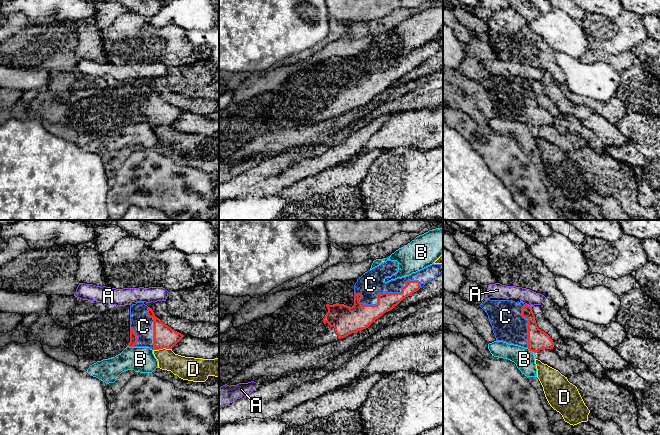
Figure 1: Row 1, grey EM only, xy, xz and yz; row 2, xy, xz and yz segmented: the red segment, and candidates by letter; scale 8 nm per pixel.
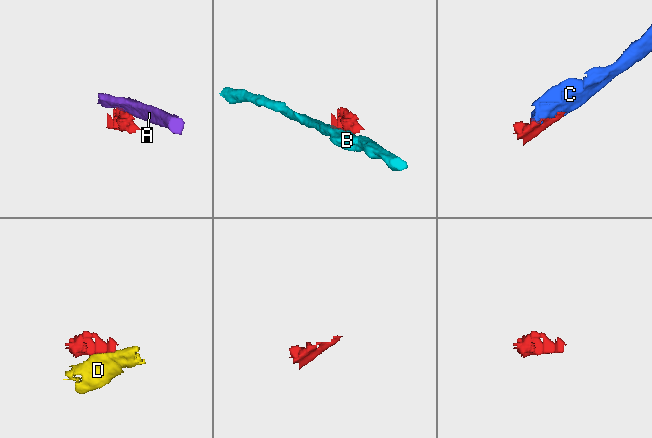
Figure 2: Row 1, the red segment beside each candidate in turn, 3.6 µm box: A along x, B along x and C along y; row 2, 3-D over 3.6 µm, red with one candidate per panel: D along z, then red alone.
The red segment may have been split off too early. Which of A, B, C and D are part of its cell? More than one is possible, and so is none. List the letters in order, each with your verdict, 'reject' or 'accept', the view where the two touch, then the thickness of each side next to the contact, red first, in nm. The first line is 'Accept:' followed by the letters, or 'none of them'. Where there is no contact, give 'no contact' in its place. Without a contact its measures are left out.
Accept: C
A: reject; contact in yz; calibres 130 and 120 nm
B: reject; contact in yz; calibres 160 and 160 nm
C: accept; contact in xz; calibres 200 and 200 nm
D: reject; contact in xy; calibres 180 and 190 nm

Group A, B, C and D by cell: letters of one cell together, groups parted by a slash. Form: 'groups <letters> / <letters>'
groups A / B / C / D

